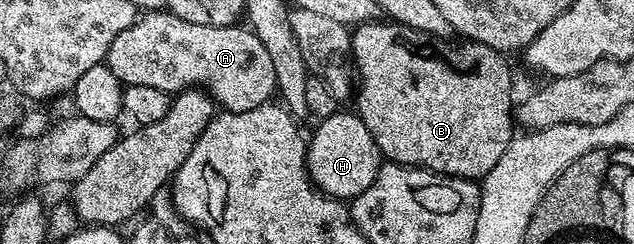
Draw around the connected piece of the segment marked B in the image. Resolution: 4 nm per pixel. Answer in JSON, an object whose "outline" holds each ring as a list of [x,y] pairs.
{"outline":[[[374,18],[367,24],[356,25],[352,29],[351,64],[355,69],[355,111],[362,122],[371,130],[371,138],[375,138],[375,146],[379,146],[382,157],[395,164],[406,164],[409,168],[426,168],[429,172],[437,172],[440,176],[462,176],[465,180],[480,181],[503,158],[503,150],[507,150],[515,135],[515,100],[509,97],[513,88],[513,76],[509,73],[509,64],[502,53],[496,52],[491,46],[483,46],[474,40],[462,39],[461,44],[448,44],[445,38],[421,38],[418,44],[408,44],[405,40],[397,40],[398,25],[393,22],[380,24]]]}

